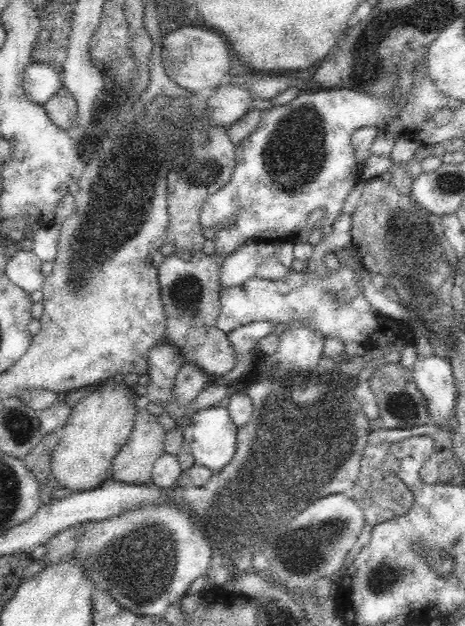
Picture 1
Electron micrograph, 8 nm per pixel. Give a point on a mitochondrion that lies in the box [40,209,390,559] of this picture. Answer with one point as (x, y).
(185, 292)

